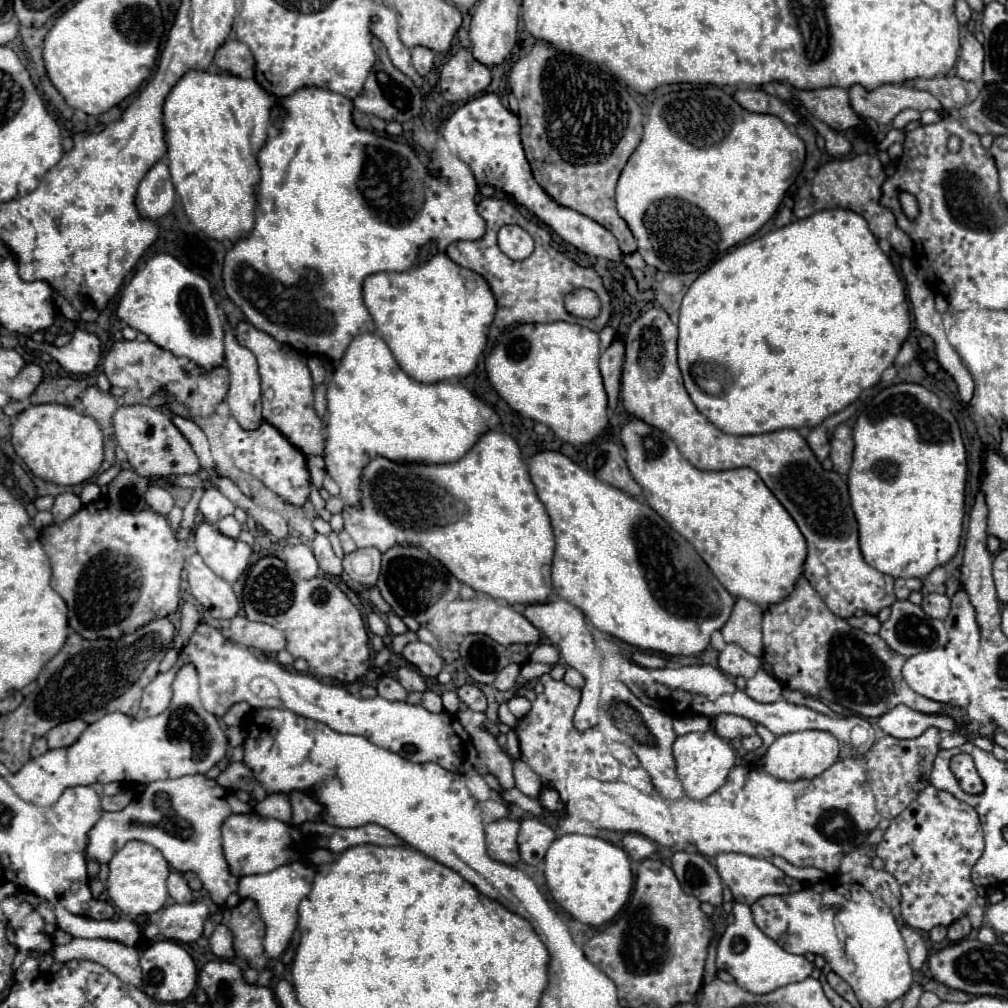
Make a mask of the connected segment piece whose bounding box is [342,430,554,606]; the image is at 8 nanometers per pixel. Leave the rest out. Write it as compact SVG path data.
M502 430L486 432L464 458L452 464L424 466L396 464L386 458L372 460L362 474L362 510L344 508L342 516L344 530L352 536L358 548L374 546L380 552L386 552L396 544L420 546L442 562L462 584L468 584L490 598L530 606L548 602L552 594L550 566L554 554L554 534L550 518L544 504L538 500L518 444Z

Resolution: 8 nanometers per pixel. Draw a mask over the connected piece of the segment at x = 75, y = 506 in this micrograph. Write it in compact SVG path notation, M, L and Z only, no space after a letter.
M66 492L66 494L60 494L56 496L54 500L54 506L52 506L52 516L54 516L54 524L62 524L66 522L72 514L76 514L78 510L82 508L82 502L76 494L72 492Z

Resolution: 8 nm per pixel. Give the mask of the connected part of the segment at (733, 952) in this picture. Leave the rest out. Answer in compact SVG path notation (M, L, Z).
M734 902L732 908L734 922L724 930L720 942L718 942L718 956L716 956L716 966L720 970L726 970L728 974L734 976L734 982L752 994L768 994L776 988L782 988L790 982L800 982L812 974L814 964L806 960L804 956L790 954L782 946L778 946L772 938L768 938L752 918L752 910L748 904Z

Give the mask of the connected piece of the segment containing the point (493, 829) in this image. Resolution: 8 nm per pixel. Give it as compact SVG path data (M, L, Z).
M502 818L486 824L484 832L486 832L486 846L488 846L490 858L494 858L496 862L514 866L520 860L518 844L516 844L518 830L520 830L520 824L510 818Z

